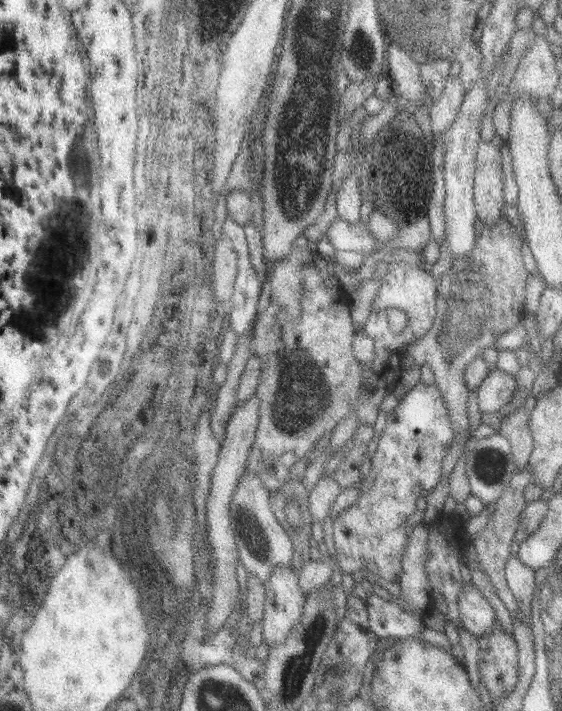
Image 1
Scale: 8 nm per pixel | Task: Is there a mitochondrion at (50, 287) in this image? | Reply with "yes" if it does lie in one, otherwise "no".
no

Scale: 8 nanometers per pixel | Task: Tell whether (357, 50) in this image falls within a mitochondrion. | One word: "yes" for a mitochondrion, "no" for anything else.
yes

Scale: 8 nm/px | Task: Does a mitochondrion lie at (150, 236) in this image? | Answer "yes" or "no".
no

